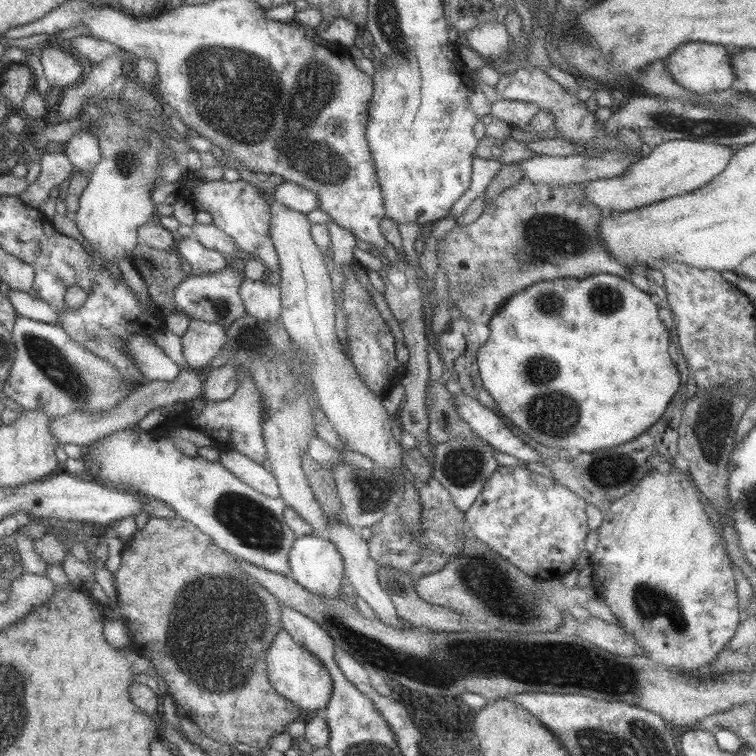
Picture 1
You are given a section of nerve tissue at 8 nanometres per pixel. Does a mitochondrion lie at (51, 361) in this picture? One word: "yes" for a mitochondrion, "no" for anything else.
yes

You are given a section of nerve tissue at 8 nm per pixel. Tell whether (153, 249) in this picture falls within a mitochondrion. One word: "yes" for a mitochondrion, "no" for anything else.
no

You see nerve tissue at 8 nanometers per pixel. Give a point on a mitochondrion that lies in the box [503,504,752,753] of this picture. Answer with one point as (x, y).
(578, 667)

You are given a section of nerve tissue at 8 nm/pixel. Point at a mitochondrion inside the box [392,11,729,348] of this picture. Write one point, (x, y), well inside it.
(546, 236)

